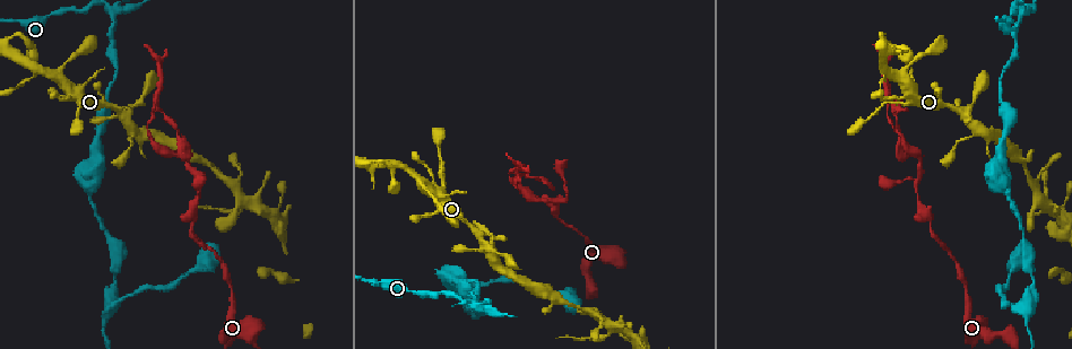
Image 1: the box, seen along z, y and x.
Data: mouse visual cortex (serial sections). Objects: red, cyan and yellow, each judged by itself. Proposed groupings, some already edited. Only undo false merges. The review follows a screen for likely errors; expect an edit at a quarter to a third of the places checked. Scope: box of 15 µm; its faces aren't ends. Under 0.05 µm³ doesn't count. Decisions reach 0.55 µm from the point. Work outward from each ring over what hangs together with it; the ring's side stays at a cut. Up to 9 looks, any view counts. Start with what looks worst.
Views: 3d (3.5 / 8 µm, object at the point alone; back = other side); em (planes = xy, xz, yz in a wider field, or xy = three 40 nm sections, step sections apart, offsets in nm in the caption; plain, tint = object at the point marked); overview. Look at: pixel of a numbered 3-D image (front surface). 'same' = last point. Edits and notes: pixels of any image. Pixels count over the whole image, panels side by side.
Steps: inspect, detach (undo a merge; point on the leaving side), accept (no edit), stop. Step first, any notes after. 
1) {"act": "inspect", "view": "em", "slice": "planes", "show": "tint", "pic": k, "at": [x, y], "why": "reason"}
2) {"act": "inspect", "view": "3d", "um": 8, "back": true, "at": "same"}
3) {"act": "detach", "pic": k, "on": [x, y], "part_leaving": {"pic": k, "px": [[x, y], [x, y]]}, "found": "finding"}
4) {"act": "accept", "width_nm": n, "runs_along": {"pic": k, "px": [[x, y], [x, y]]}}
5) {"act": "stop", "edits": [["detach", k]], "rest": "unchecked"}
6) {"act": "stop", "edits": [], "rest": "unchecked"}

{"act": "inspect", "view": "3d", "um": 3.5, "pic": 1, "at": [1025, 10], "why": "abrupt turn"}

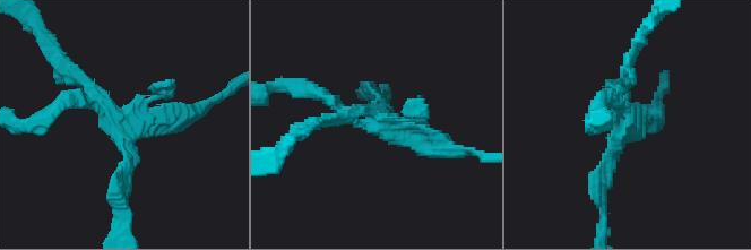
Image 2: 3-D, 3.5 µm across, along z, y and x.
{"act": "inspect", "view": "em", "slice": "xy", "step": 3, "show": "tint", "pic": 2, "at": [630, 127], "arms": 4, "arm_widths_nm": [100, 150, 150, 250]}

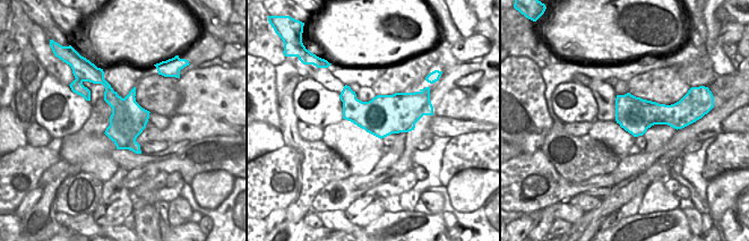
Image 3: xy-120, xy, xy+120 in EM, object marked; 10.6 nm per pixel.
{"act": "detach", "pic": 2, "on": [128, 180], "part_leaving": {"pic": 2, "px": [[128, 138], [117, 232]]}, "found": "a second cell is stuck on"}

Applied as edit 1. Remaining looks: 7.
{"act": "inspect", "view": "overview", "why": "redraw"}

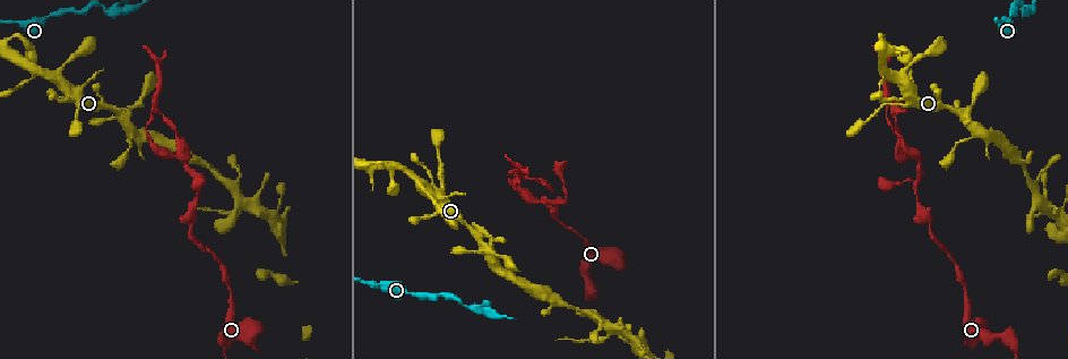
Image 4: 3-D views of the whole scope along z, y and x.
{"act": "inspect", "view": "3d", "um": 3.5, "pic": 4, "at": [230, 291], "why": "thin neck"}

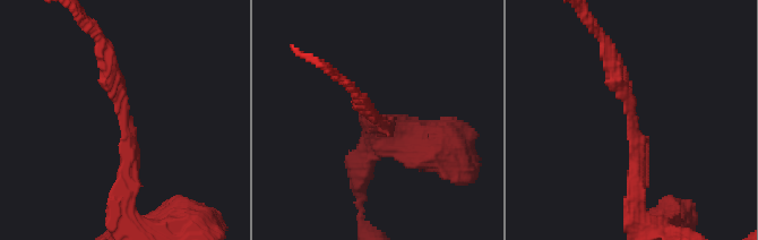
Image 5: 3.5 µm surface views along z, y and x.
{"act": "inspect", "view": "em", "slice": "planes", "show": "tint", "pic": 5, "at": [126, 120], "arm_widths_nm": [200, 250], "why": "need the tissue"}

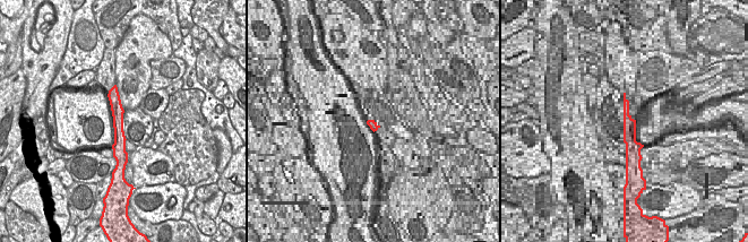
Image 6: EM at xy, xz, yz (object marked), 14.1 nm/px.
{"act": "accept", "runs_along": {"pic": 5, "px": [[636, 191], [639, 143], [610, 52]]}, "found": "continuous, no second cell"}

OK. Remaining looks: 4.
{"act": "inspect", "view": "3d", "um": 3.5, "pic": 4, "at": [555, 213], "why": "a fork"}

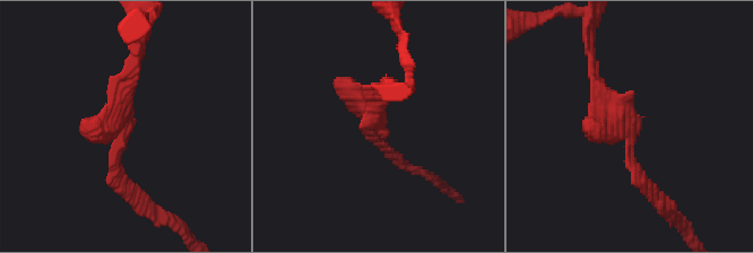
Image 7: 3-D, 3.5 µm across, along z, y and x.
{"act": "inspect", "view": "em", "slice": "xy", "step": 1, "show": "tint", "pic": 7, "at": [370, 122], "why": "need the tissue"}

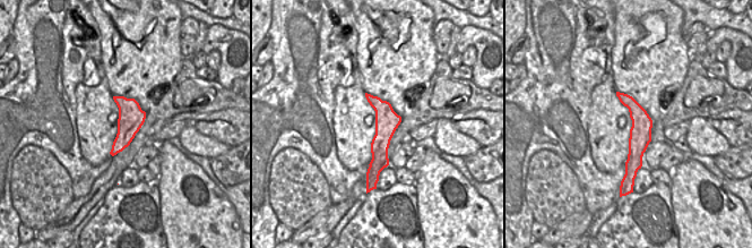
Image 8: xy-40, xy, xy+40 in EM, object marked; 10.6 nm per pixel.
{"act": "accept", "runs_along": {"pic": 8, "px": [[621, 95], [638, 114], [628, 173]]}, "found": "one cell here"}

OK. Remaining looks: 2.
{"act": "inspect", "view": "3d", "um": 8, "pic": 4, "at": [548, 202]}

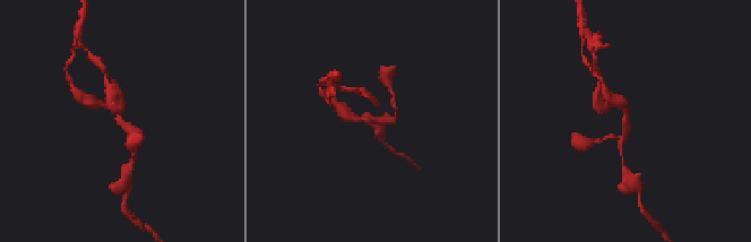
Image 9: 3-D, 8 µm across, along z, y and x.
{"act": "inspect", "view": "em", "slice": "xy", "step": 3, "show": "tint", "pic": 9, "at": [626, 114], "arm_widths_nm": [250, 250]}

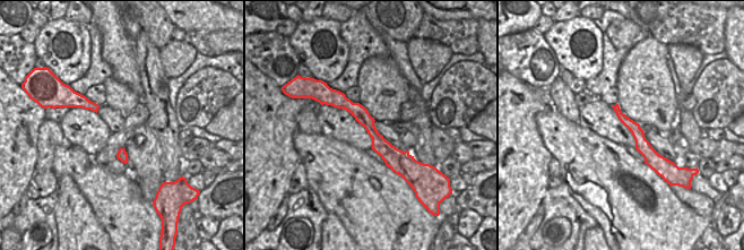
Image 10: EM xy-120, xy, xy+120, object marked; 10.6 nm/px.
{"act": "accept", "runs_along": {"pic": 9, "px": [[135, 139], [111, 107], [89, 102]]}, "found": "all the same cell"}

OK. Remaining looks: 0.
{"act": "stop", "edits": [["detach", 2]], "rest": "unchecked"}

